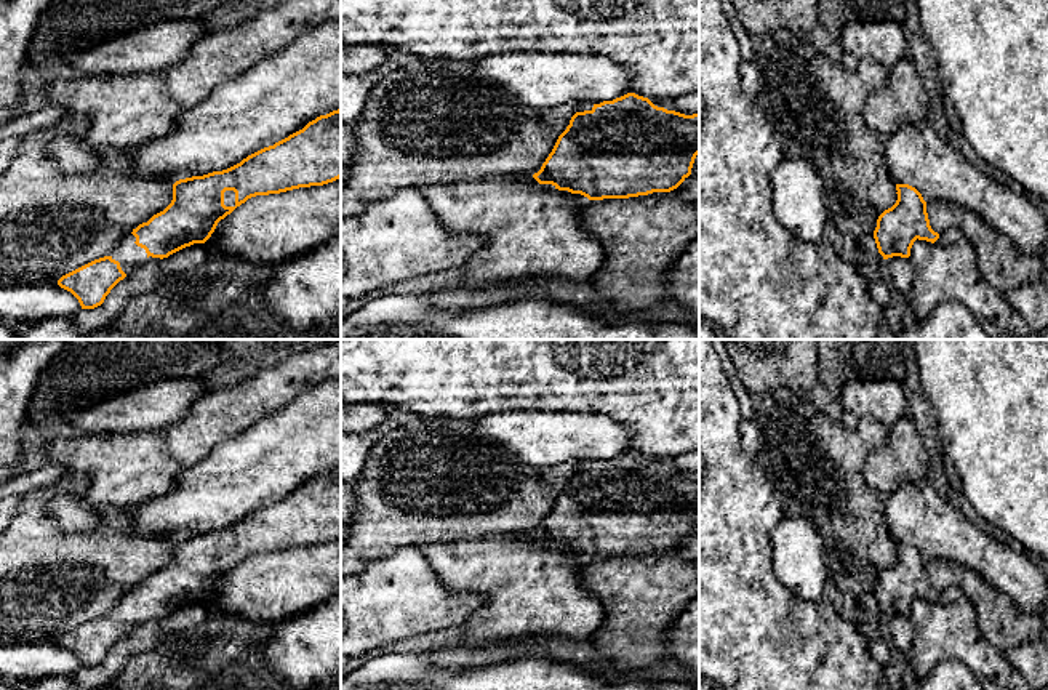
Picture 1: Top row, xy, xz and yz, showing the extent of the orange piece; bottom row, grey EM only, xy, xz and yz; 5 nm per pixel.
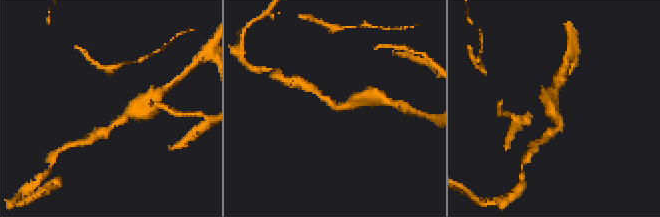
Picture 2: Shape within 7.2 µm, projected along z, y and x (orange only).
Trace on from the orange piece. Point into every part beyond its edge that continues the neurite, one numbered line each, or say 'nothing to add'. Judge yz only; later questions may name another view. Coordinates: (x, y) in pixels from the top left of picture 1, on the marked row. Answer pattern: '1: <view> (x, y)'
nothing to add

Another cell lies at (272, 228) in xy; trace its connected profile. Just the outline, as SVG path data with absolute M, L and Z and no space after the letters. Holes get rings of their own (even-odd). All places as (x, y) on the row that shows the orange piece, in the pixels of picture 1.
M341 178L323 186L299 187L280 194L251 197L218 223L214 232L206 240L206 243L219 248L227 255L245 256L253 264L277 264L318 247L339 229Z

